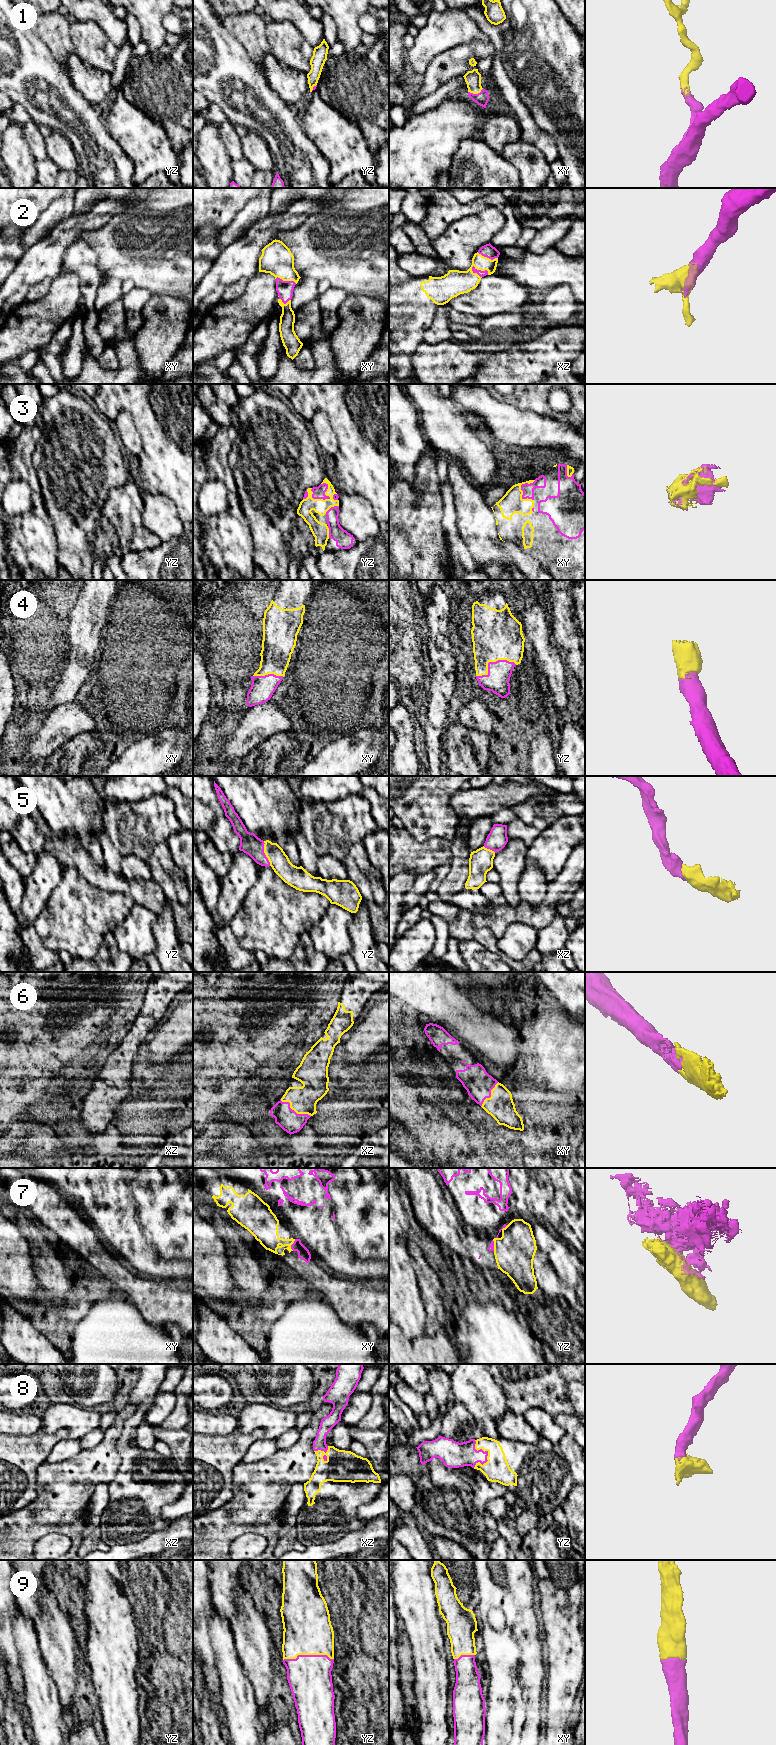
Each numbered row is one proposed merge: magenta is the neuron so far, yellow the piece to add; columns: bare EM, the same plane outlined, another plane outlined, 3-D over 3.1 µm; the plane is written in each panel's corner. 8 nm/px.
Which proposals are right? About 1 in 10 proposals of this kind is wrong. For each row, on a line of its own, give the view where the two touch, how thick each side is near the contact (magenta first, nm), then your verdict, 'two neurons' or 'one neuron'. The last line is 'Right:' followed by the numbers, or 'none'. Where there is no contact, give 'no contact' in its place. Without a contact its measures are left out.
1: meets magenta in xy; 110 nm thick on the magenta side, 130 nm on the other; one neuron
2: meets magenta in xz; 50 nm thick on the magenta side, 200 nm on the other; one neuron
3: meets magenta in yz; 100 nm thick on the magenta side, 120 nm on the other; one neuron
4: meets magenta in yz; 190 nm thick on the magenta side, 400 nm on the other; one neuron
5: meets magenta in yz; 160 nm thick on the magenta side, 160 nm on the other; one neuron
6: meets magenta in xz; 170 nm thick on the magenta side, 220 nm on the other; one neuron
7: meets magenta in xy; 100 nm thick on the magenta side, 200 nm on the other; two neurons
8: meets magenta in yz; 200 nm thick on the magenta side, 200 nm on the other; one neuron
9: meets magenta in yz; 360 nm thick on the magenta side, 380 nm on the other; one neuron
Right: 1, 2, 3, 4, 5, 6, 8, 9

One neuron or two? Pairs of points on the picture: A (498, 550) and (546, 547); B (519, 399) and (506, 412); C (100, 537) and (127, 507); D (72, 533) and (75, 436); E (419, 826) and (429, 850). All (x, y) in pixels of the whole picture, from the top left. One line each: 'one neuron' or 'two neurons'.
A: two neurons
B: two neurons
C: one neuron
D: one neuron
E: two neurons

